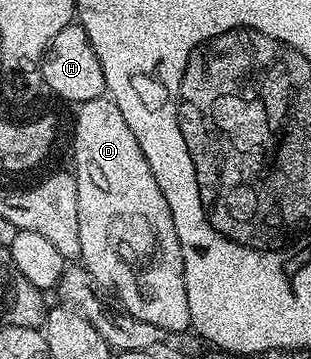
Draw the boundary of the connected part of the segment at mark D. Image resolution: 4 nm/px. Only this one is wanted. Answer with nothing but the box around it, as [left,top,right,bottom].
[72,97,192,333]

